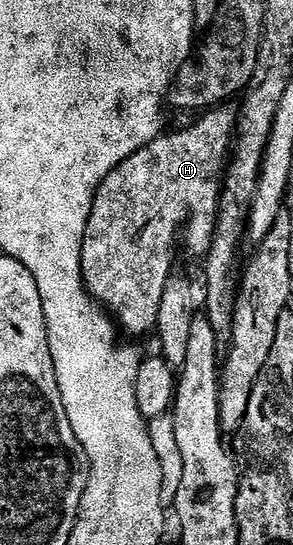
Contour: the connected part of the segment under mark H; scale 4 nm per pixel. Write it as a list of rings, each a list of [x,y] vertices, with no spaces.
[[[218,106],[198,116],[201,117],[190,128],[181,128],[178,132],[166,131],[143,146],[143,150],[131,154],[131,158],[107,174],[93,199],[81,251],[81,279],[85,282],[85,291],[115,317],[122,333],[145,336],[156,329],[159,302],[163,302],[163,290],[167,290],[169,277],[175,272],[173,255],[177,252],[177,235],[188,220],[186,246],[201,258],[212,244],[225,170],[237,135],[238,113],[234,109],[232,112],[229,106]]]

